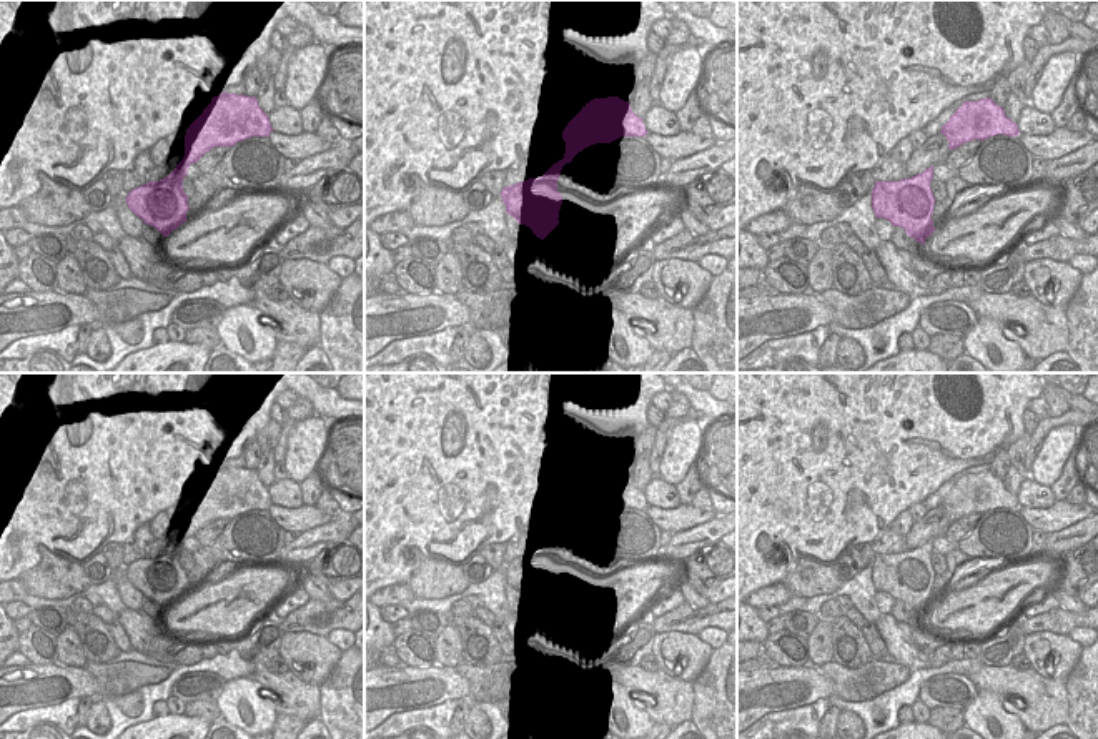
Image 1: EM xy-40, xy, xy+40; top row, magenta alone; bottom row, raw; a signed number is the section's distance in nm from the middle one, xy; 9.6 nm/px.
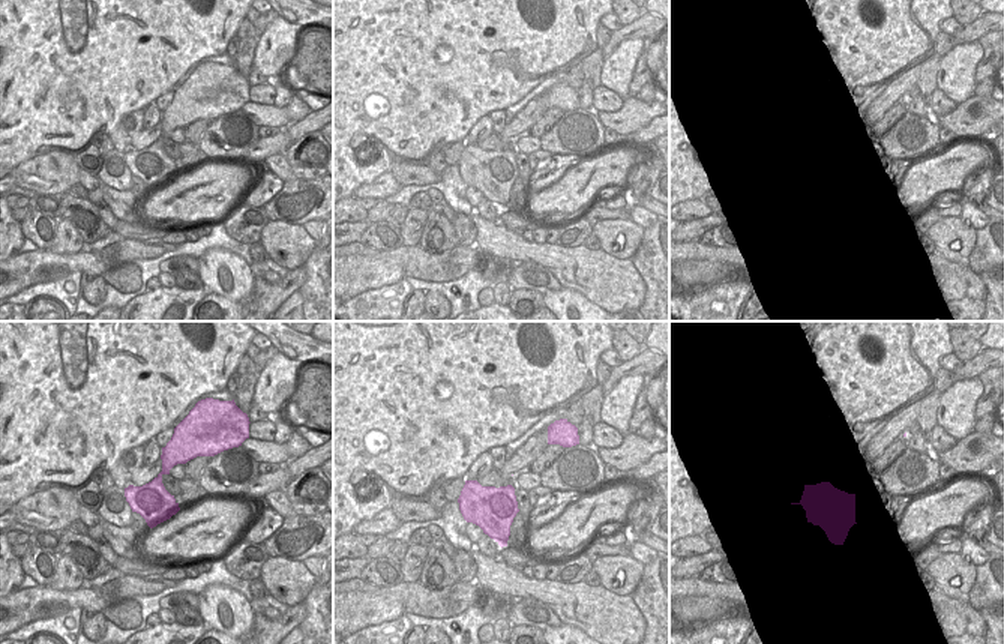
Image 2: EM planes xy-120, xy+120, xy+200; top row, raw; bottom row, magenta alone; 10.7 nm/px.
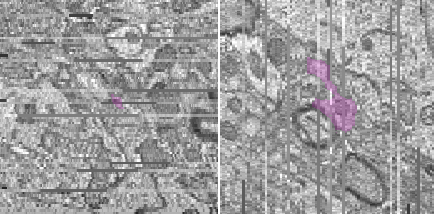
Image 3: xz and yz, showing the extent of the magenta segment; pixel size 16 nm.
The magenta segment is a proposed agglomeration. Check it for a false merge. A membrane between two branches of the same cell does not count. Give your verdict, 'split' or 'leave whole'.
leave whole

